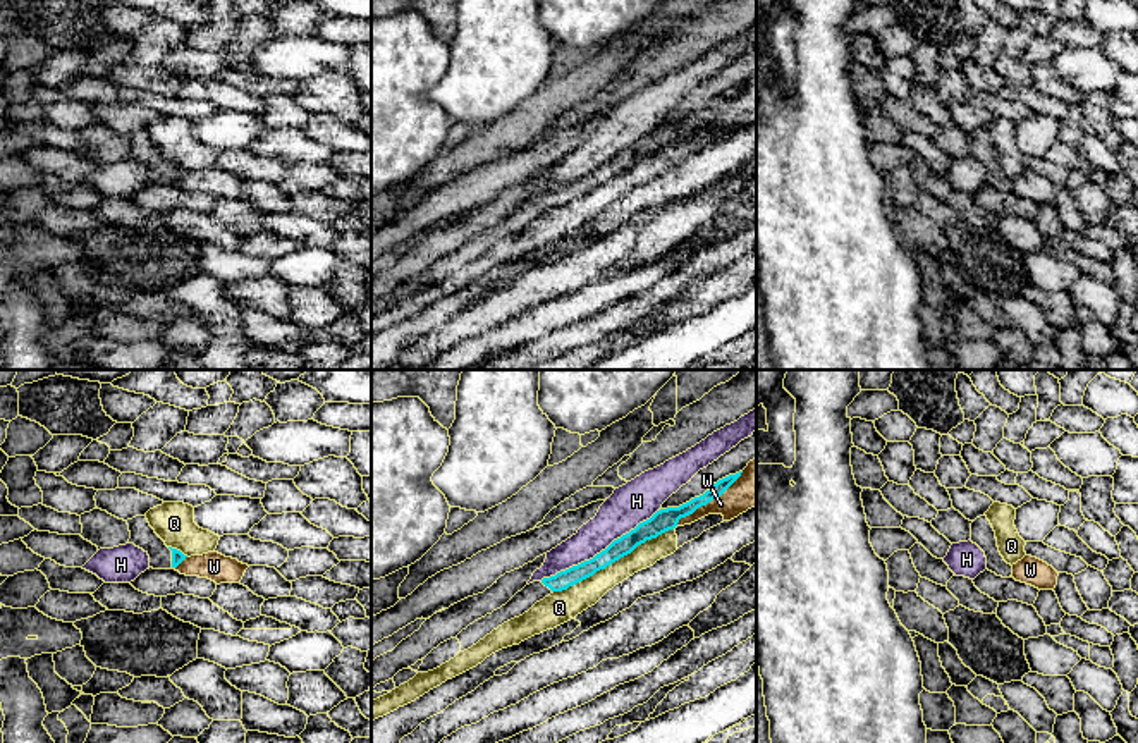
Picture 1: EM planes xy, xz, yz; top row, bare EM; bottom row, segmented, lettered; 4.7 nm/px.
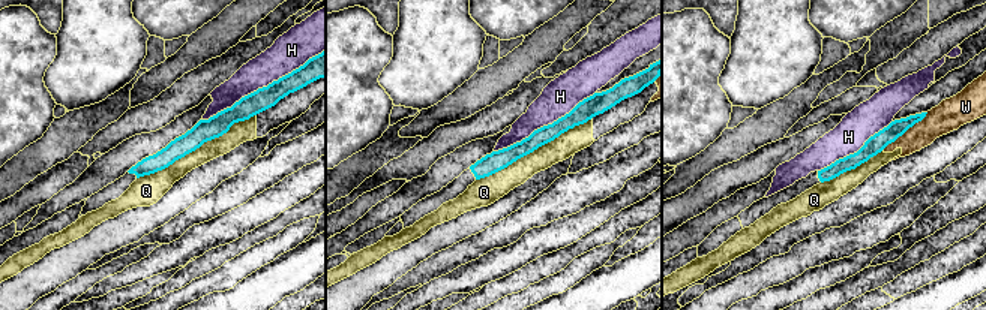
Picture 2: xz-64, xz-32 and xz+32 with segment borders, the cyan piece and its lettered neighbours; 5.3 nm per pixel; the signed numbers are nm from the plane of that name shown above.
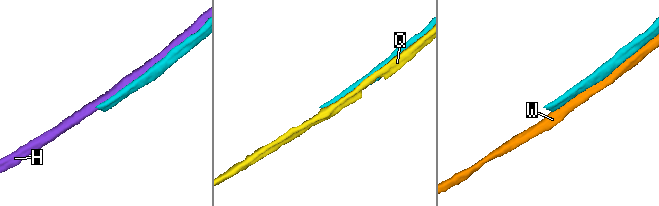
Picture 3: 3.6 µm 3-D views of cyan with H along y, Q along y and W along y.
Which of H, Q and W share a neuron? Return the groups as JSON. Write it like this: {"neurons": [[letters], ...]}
{"neurons": [["H"], ["Q"], ["W"]]}

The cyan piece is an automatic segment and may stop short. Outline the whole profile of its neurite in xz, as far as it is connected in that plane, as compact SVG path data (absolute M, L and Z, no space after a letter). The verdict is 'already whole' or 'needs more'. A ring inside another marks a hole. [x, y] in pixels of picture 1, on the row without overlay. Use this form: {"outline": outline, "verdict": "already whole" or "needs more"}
{"outline": "M743 86L719 95L703 110L694 112L679 122L667 122L657 126L650 134L639 138L634 144L614 155L593 174L560 186L555 191L526 200L505 220L474 236L456 253L450 253L433 263L423 273L418 287L428 287L440 282L442 279L454 273L459 267L464 267L476 260L480 255L483 255L504 237L528 227L536 217L543 215L550 208L567 205L569 201L593 191L597 186L605 184L612 177L631 169L638 160L645 158L646 155L657 153L658 150L674 144L681 132L693 129L698 122L707 120L710 115L720 112L741 91L741 88Z", "verdict": "needs more"}

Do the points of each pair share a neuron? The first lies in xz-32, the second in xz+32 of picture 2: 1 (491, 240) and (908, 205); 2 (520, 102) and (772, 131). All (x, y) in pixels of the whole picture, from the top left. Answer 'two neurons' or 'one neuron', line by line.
1: one neuron
2: two neurons

